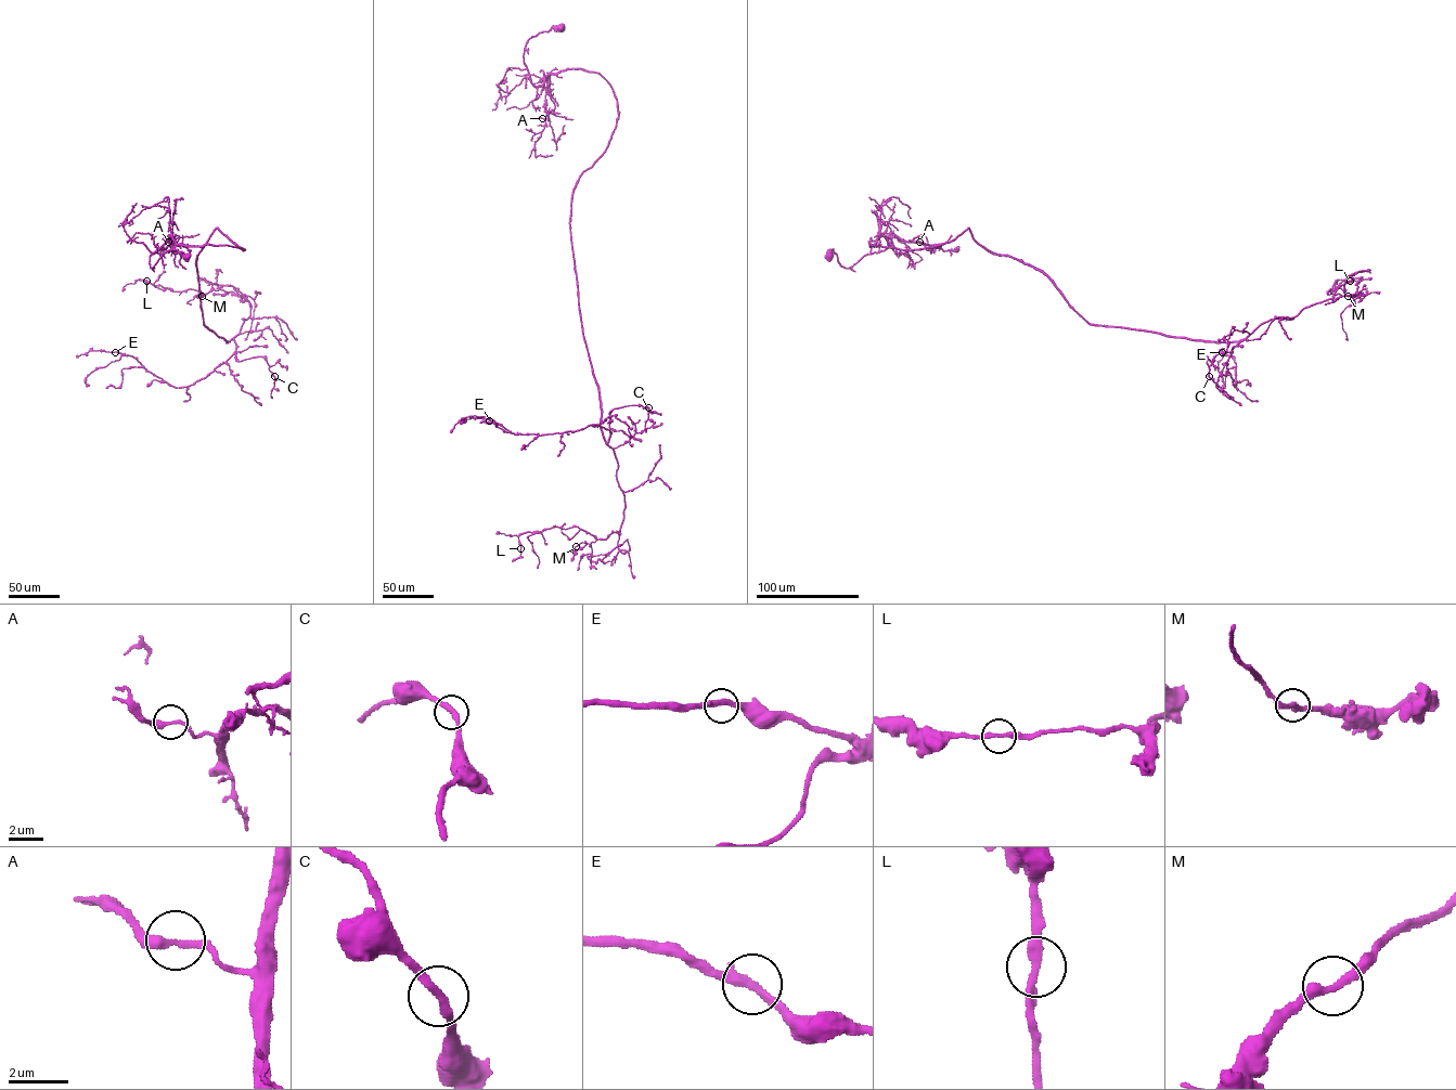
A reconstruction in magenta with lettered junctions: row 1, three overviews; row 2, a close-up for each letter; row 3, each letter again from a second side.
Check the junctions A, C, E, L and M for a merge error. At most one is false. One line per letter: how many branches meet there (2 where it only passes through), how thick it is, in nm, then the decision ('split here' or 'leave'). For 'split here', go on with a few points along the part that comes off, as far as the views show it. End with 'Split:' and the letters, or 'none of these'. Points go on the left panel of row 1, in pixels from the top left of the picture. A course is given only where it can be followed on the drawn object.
A: branches 2; calibre 280 nm; leave
C: branches 2; calibre 320 nm; leave
E: branches 2; calibre 320 nm; leave
L: branches 2; calibre 300 nm; leave
M: branches 2; calibre 280 nm; leave
Split: none of these

